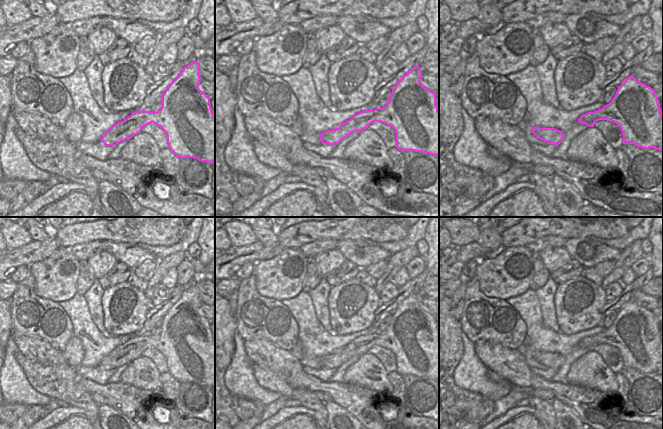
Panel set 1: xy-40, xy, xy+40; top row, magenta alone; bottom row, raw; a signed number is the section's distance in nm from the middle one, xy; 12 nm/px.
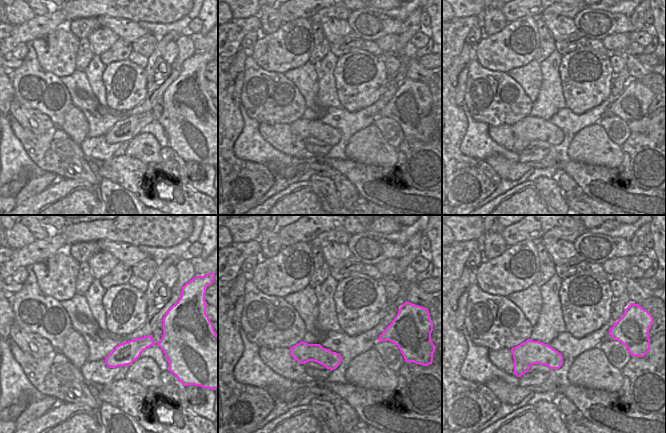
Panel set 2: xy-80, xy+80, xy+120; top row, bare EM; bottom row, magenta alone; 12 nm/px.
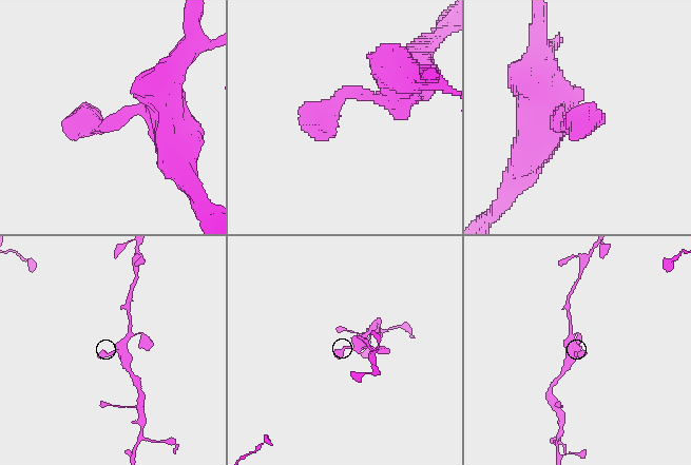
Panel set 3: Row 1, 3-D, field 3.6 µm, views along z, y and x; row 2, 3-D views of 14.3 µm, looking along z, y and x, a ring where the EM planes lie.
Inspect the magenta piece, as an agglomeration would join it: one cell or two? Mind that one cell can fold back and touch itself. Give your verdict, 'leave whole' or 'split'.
leave whole

